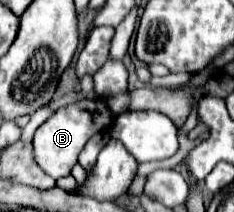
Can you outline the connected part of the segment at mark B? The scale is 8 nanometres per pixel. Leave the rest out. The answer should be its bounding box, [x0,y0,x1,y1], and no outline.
[33,96,115,180]

